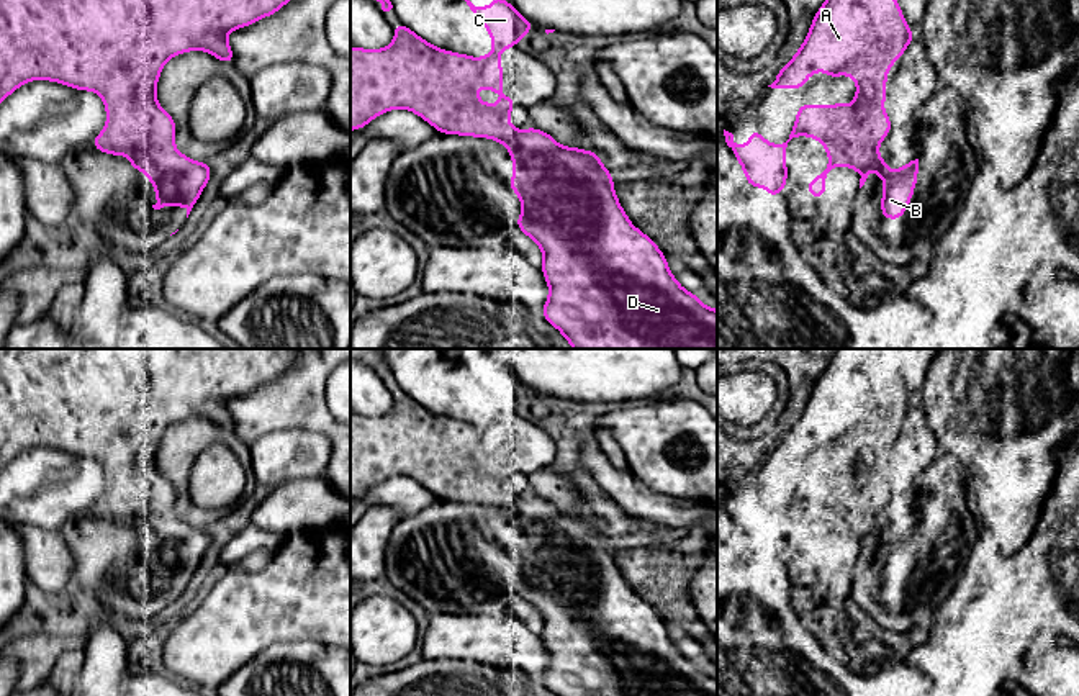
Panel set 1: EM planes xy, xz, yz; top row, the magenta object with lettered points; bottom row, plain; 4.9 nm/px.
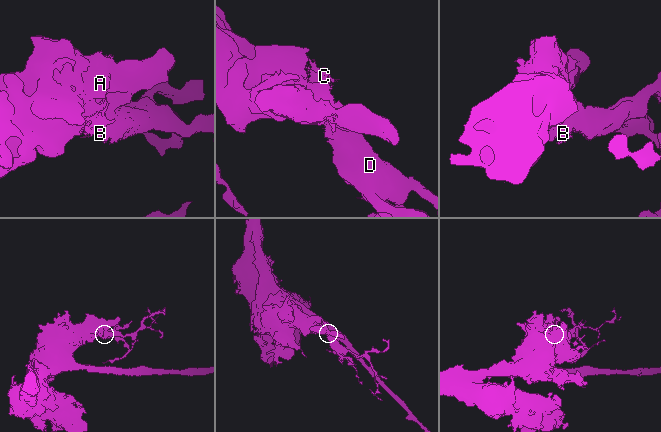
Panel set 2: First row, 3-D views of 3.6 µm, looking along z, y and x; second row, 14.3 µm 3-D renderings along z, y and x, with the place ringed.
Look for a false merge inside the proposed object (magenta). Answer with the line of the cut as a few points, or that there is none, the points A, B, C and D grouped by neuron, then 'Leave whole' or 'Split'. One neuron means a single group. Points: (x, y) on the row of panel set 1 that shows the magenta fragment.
Split along xy (172, 144), (139, 149), (126, 159). Groups: A C / B D. Split

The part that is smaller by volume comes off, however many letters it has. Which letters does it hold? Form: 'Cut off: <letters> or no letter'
Cut off: B, D

